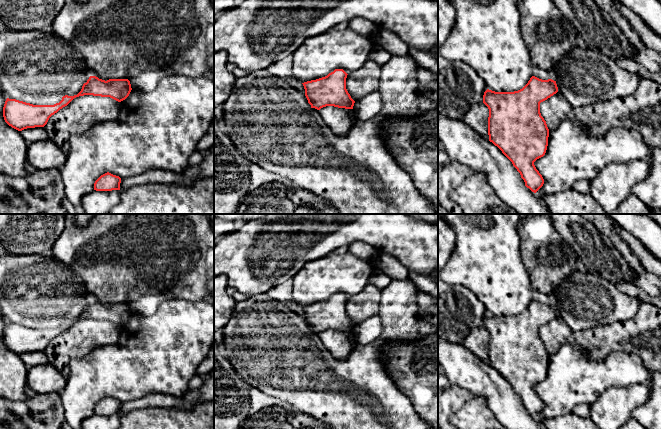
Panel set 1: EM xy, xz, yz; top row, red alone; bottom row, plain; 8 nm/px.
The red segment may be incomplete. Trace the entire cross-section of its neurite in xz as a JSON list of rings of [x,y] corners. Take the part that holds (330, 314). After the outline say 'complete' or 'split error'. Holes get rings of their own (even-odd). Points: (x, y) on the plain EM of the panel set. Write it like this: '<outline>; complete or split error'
[[[335,293],[327,300],[302,307],[311,332],[320,334],[326,330],[353,333],[355,325],[346,313],[347,297]]]; complete

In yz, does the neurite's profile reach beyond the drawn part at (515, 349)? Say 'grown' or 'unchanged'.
unchanged

